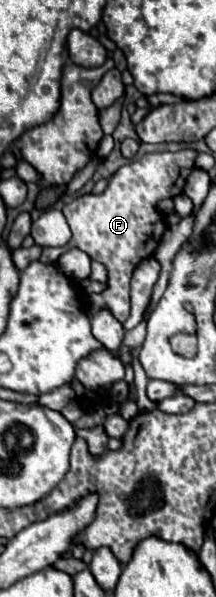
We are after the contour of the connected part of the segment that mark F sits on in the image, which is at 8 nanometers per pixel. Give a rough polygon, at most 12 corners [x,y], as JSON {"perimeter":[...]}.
{"perimeter":[[196,151],[144,155],[100,195],[64,205],[78,247],[108,267],[86,297],[128,319],[132,271],[166,231],[160,199],[182,193]]}

